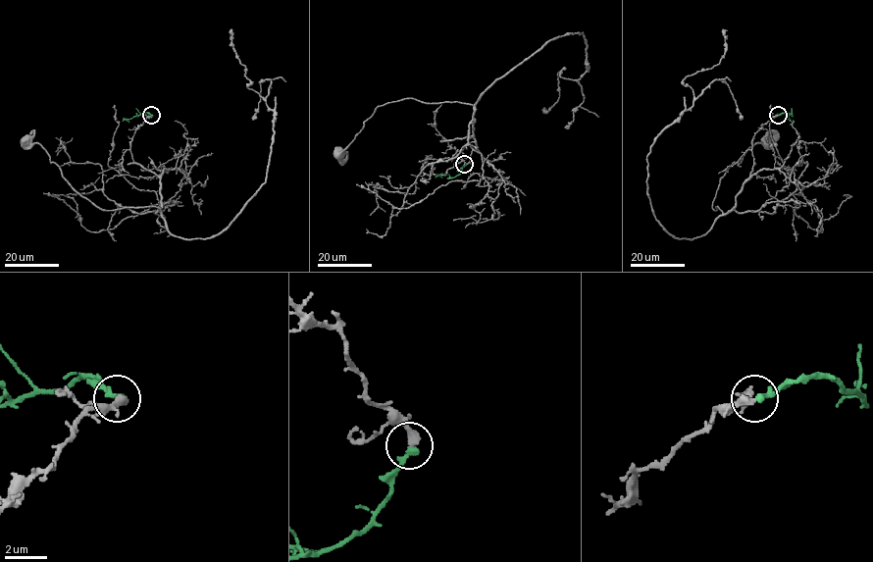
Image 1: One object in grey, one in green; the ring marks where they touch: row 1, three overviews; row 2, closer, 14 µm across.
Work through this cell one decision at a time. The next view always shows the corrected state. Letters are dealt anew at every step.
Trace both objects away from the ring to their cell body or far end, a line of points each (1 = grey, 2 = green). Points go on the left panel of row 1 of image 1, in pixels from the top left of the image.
1: (151, 116), (135, 130), (130, 152), (159, 178), (161, 213), (155, 207), (97, 207), (39, 143), (26, 141)
2: (151, 116), (148, 113), (124, 119), (128, 122)

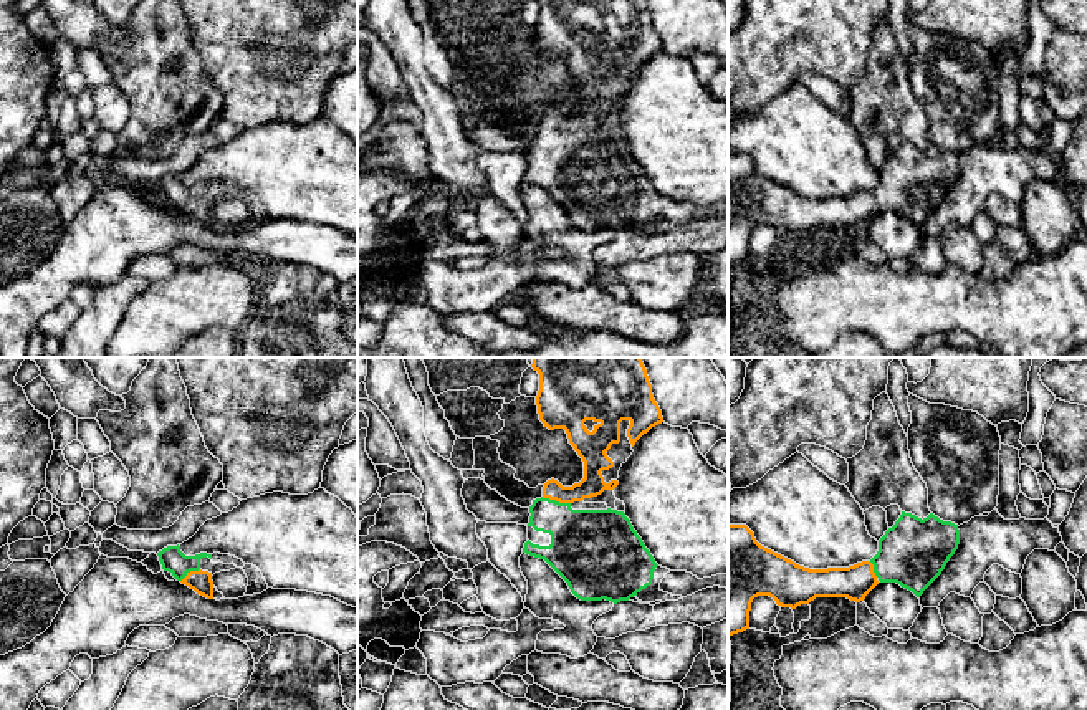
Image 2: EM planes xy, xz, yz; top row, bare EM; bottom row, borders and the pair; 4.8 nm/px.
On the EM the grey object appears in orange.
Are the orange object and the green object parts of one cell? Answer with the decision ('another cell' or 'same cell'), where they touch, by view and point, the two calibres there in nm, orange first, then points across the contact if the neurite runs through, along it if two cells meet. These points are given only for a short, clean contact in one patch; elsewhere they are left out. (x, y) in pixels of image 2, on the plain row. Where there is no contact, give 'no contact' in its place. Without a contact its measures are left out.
same cell; meets orange in xz at (556, 129); 120 nm thick on the orange side, 340 nm on the other; runs through xz (593, 113), (556, 129), (556, 144), (584, 172)

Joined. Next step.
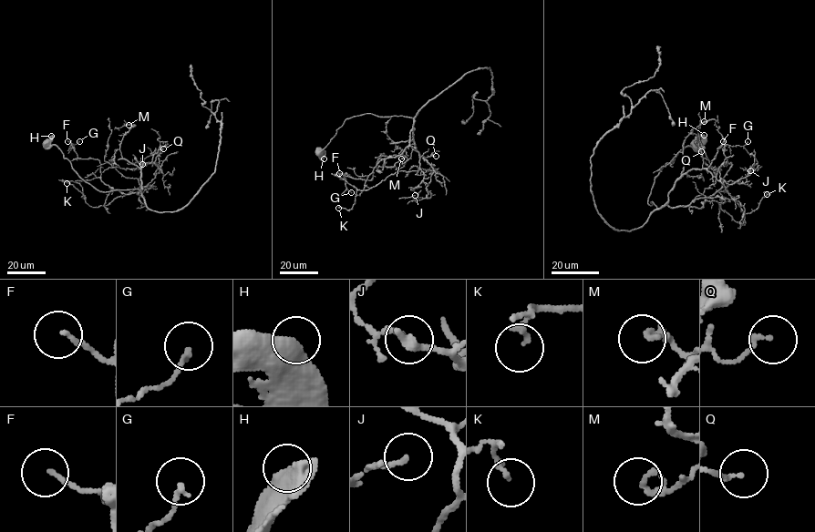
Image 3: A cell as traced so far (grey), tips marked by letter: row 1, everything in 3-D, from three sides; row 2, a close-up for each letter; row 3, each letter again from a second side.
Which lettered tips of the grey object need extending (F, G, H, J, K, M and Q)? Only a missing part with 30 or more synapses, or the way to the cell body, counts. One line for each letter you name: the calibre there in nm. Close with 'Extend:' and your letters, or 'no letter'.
Extend: no letter

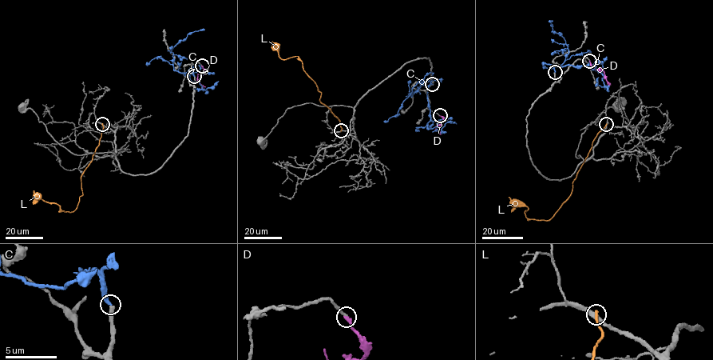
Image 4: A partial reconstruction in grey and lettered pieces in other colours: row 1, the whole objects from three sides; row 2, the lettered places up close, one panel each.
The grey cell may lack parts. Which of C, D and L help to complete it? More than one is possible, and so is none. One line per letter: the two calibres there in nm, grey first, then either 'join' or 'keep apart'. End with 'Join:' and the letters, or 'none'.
C: calibres 440 and 360 nm; keep apart
D: calibres 240 and 280 nm; join
L: calibres 320 and 280 nm; keep apart
Join: D

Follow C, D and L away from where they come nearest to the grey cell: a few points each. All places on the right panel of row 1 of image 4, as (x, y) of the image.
C: (555, 72), (552, 66), (542, 63), (548, 68), (559, 66), (568, 49), (564, 38), (552, 30), (549, 21)
D: (589, 61), (593, 68), (602, 70), (608, 84)
L: (606, 124), (592, 143), (573, 182), (570, 196), (549, 219), (527, 218), (524, 212), (528, 208), (509, 197)

